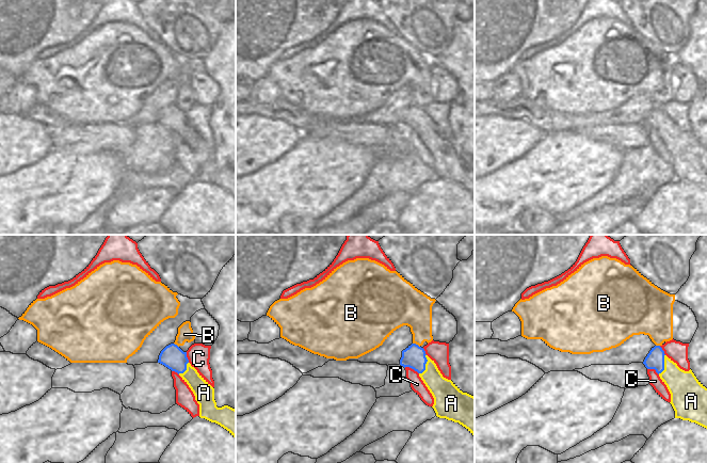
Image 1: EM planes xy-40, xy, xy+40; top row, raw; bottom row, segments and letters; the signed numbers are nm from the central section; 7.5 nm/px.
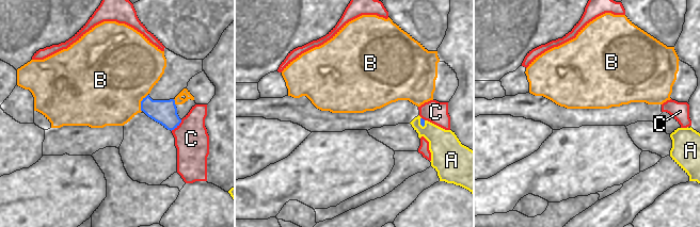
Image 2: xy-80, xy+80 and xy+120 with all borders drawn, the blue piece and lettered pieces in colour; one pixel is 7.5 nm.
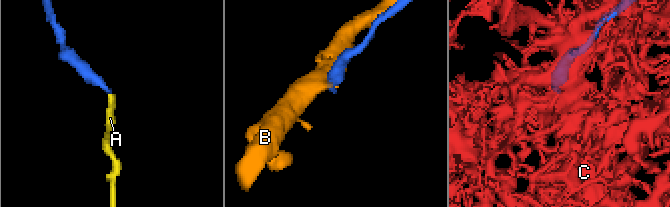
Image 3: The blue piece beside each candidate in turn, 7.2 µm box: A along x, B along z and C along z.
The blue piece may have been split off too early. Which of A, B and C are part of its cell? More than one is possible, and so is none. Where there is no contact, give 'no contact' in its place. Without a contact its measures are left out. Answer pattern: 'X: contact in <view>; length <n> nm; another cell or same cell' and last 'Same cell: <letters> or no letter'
A: contact in xy; length 160 nm; same cell
B: contact in xy; length 70 nm; another cell
C: contact in xy; length 120 nm; another cell
Same cell: A

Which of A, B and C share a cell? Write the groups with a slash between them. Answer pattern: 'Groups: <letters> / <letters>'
Groups: A / B / C.

